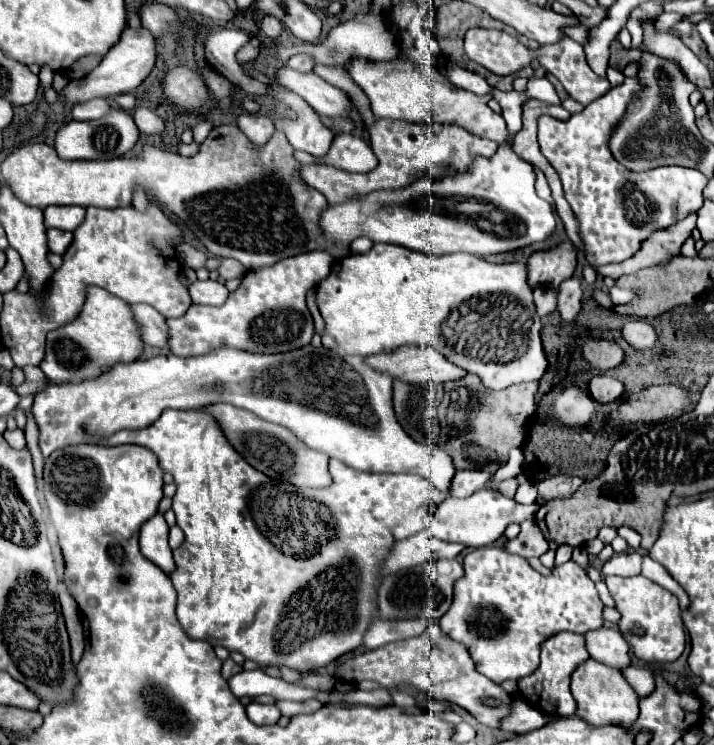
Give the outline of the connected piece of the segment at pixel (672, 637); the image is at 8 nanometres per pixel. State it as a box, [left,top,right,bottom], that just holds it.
[604,575,684,663]

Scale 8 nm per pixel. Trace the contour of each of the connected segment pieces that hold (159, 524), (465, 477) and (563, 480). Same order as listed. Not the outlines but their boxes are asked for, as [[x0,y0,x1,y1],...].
[[140,513,174,573],[448,471,488,499],[536,475,582,505]]

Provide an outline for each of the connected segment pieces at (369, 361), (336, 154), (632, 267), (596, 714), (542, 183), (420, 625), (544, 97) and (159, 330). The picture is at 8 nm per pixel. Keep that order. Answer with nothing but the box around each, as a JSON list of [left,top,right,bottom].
[[364,347,466,383],[322,133,376,173],[596,211,696,280],[570,659,640,729],[534,169,554,203],[364,617,428,649],[526,77,560,105],[130,303,168,347]]

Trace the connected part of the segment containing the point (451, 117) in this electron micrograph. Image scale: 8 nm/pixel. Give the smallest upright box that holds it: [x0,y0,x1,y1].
[348,59,508,145]

